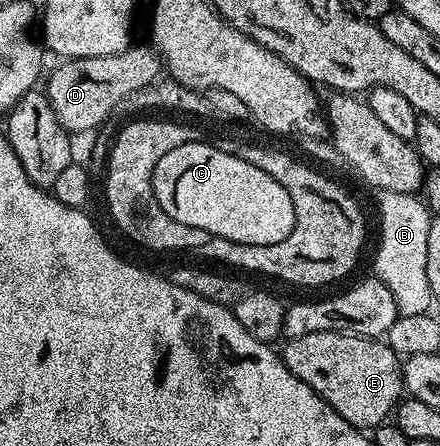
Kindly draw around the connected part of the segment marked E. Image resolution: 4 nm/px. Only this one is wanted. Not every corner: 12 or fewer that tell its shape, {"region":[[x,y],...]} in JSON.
{"region":[[349,332],[290,338],[285,366],[372,430],[404,395],[400,357]]}

